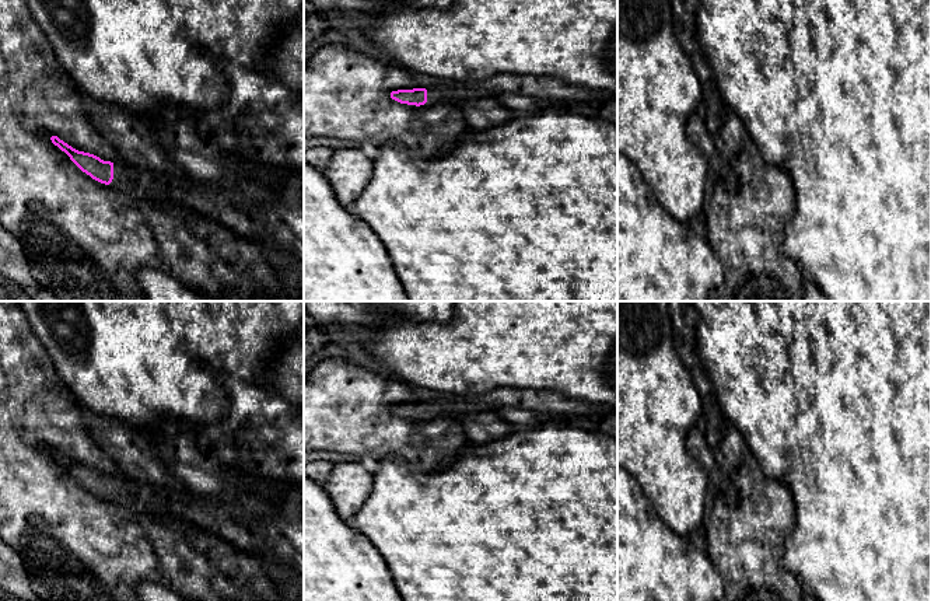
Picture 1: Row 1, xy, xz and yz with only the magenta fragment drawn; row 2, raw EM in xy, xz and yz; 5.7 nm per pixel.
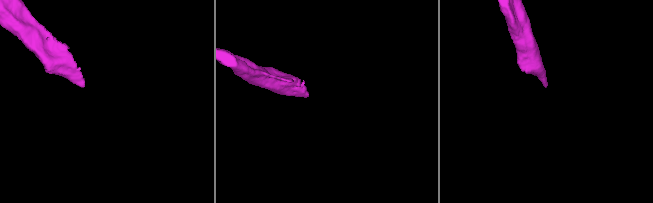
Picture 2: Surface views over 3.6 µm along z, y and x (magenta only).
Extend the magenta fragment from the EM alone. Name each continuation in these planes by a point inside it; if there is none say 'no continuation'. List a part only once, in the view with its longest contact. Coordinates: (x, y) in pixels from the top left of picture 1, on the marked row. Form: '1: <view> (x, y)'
1: xy (119, 171)

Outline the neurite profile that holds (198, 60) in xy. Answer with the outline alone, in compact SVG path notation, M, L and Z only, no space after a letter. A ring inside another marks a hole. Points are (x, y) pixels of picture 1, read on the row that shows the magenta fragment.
M27 0L29 11L50 42L56 57L69 73L76 87L85 95L99 102L109 102L125 106L136 113L155 112L174 104L185 104L200 109L210 116L228 102L230 83L225 78L224 63L258 67L263 71L269 69L265 64L265 53L283 29L297 25L297 17L304 11L304 0Z

